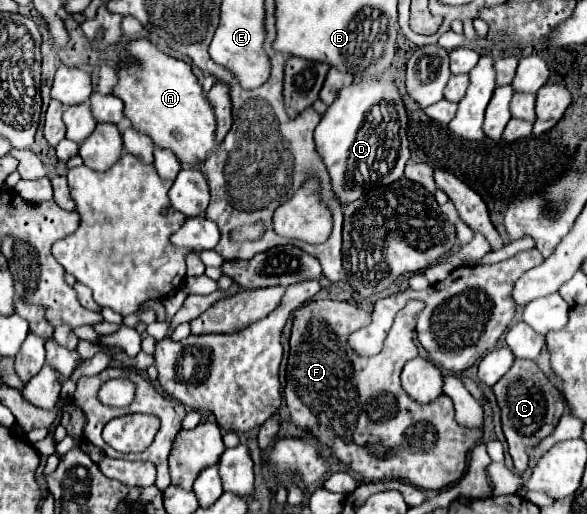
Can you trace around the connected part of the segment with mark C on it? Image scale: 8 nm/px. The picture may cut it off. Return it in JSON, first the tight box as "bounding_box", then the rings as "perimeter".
{"bounding_box":[493,358,565,472],"perimeter":[[[517,358],[513,362],[511,370],[503,376],[503,380],[499,380],[493,386],[493,392],[495,392],[497,404],[501,408],[503,434],[505,434],[507,444],[509,444],[509,454],[515,462],[515,468],[519,472],[525,472],[527,460],[529,460],[527,452],[525,452],[527,446],[541,442],[545,436],[549,436],[555,430],[555,426],[565,410],[563,400],[561,400],[557,388],[537,368],[537,364],[531,360],[521,360],[521,358]]]}

